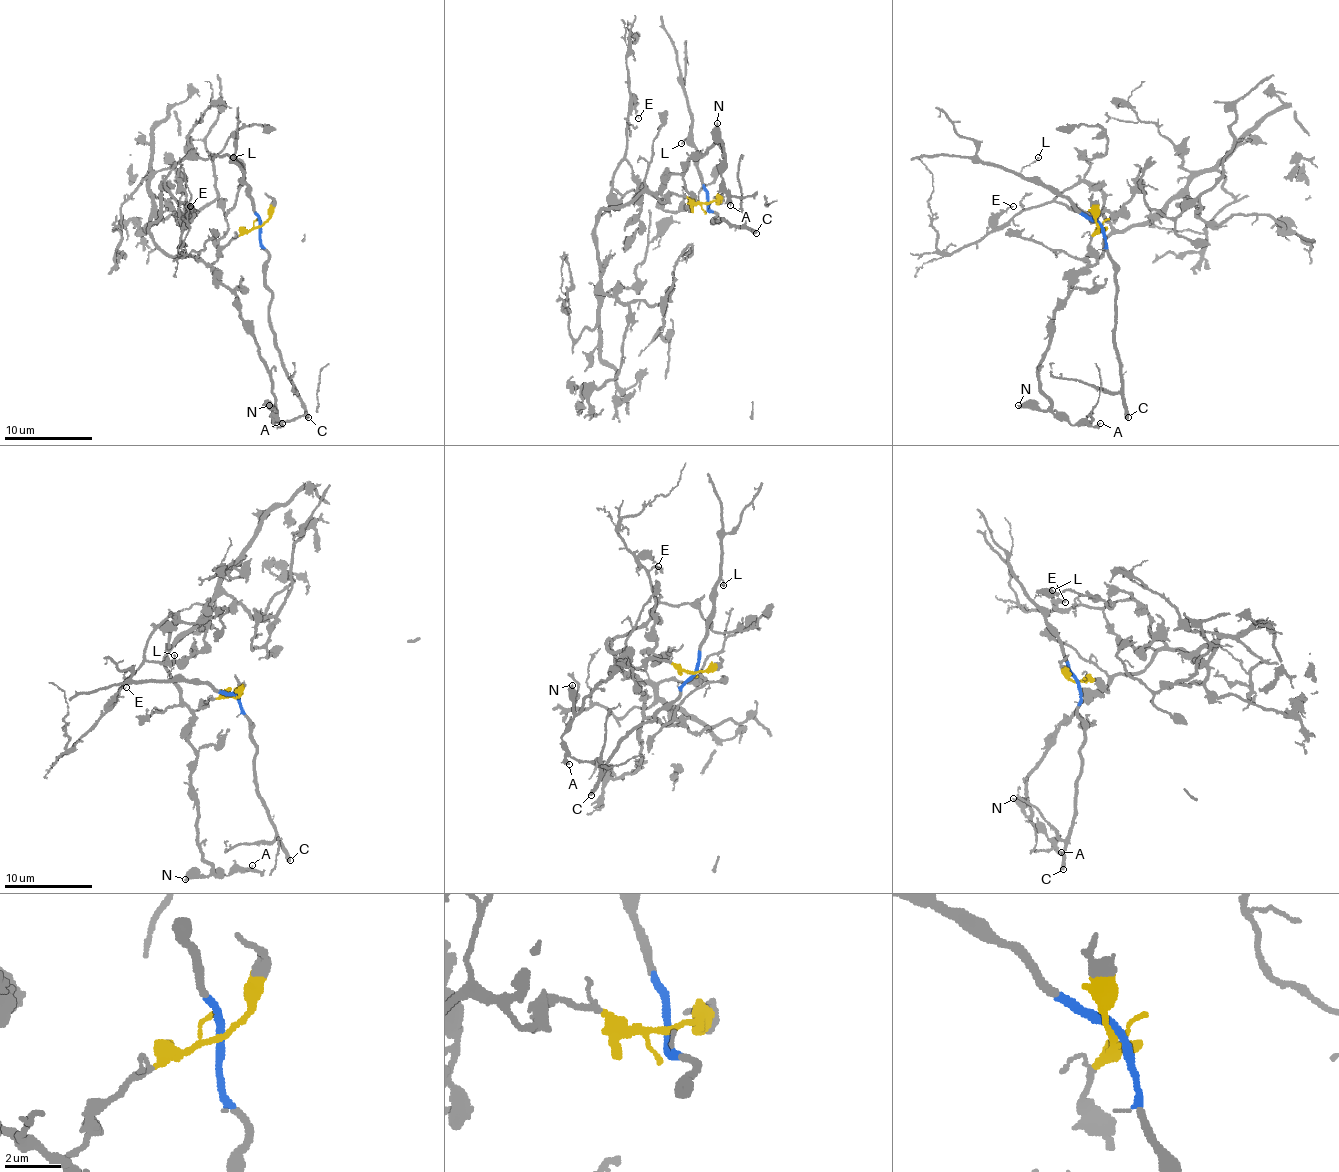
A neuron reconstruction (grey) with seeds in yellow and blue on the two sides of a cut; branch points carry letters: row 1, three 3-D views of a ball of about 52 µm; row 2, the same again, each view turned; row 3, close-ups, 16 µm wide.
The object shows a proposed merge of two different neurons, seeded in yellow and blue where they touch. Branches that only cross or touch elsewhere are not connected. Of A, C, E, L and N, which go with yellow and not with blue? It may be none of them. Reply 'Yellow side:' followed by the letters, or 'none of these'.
Yellow side: A, E, N

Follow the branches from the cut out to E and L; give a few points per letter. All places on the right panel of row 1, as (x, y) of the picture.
E: (1100, 225), (1091, 263), (1111, 225), (1102, 194), (1082, 181), (1000, 225), (1013, 205)
L: (1100, 225), (1084, 216), (1064, 197), (1033, 183), (1020, 172), (1038, 157)

